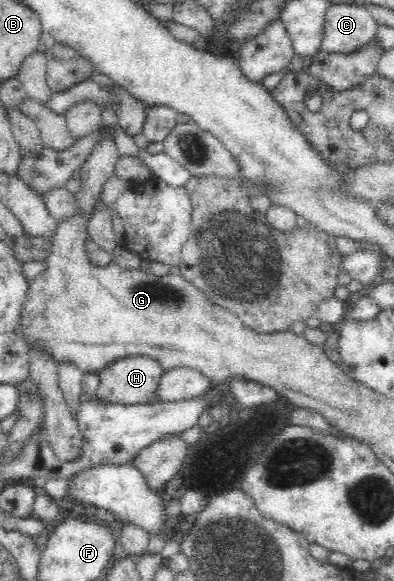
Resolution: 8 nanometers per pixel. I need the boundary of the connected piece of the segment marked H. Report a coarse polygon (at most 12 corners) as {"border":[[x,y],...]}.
{"border":[[126,356],[96,371],[94,396],[146,404],[164,368]]}

